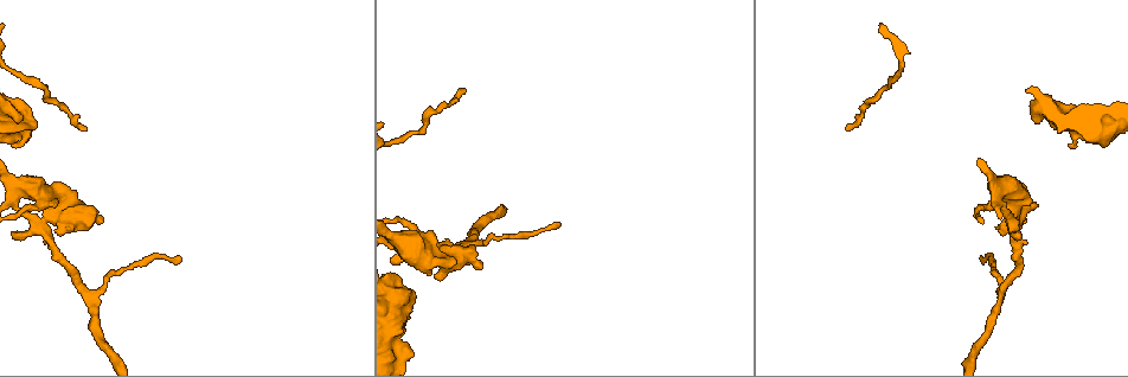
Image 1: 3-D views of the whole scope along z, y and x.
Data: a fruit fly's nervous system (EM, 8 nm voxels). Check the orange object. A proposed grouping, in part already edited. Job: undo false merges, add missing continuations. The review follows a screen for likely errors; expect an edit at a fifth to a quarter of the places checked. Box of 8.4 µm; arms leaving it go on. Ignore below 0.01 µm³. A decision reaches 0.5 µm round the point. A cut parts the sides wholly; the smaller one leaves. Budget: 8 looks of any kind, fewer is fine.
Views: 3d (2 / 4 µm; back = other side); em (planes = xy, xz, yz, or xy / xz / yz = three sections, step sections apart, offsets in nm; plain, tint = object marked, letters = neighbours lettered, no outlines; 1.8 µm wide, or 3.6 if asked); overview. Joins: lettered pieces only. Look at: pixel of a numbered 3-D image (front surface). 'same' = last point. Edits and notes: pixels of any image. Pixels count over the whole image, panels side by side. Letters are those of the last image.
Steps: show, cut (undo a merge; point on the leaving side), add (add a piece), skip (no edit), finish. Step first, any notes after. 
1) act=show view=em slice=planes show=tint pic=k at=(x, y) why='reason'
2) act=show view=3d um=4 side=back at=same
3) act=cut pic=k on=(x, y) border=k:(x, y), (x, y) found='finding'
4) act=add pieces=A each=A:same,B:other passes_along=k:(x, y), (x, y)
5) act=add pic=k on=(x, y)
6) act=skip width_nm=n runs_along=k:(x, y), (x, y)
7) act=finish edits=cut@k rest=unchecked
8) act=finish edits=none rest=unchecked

act=show view=em slice=planes show=letters pic=1 at=(413, 296) why='stops while still wide'

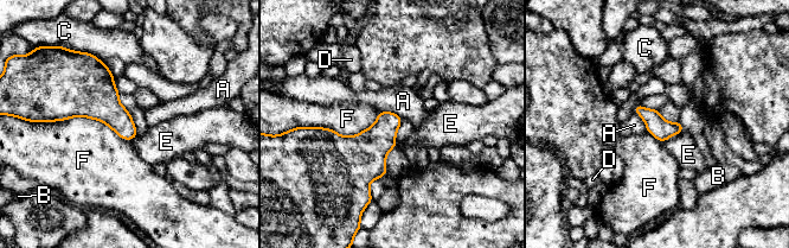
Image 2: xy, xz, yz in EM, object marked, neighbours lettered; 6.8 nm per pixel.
act=skip longest_contact=F:600nm each=A:other,B:other,C:other,D:other,E:other,F:other found='no lettered piece goes on from it'

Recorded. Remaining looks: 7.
act=show view=3d um=4 pic=1 at=(86, 130) why='long arm stops here'

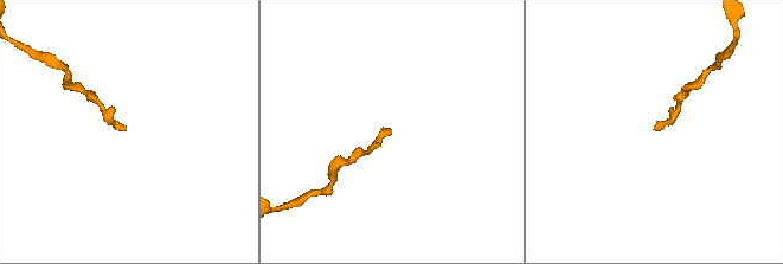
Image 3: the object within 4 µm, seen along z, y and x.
act=show view=em slice=planes show=letters pic=3 at=(389, 129) why='shape alone is not enough'

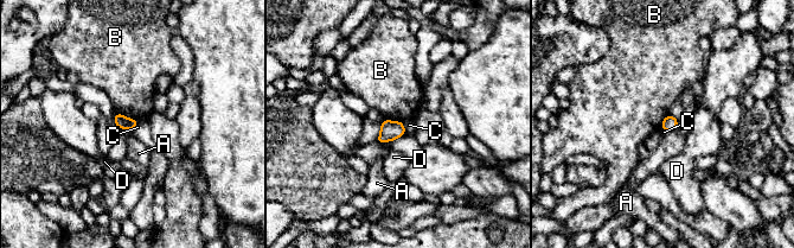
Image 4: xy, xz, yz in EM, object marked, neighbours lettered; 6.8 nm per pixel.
act=skip longest_contact=B:170nm each=A:other,B:other,C:other,D:other found='none of them fits'

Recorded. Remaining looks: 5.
act=show view=em slice=planes show=letters pic=1 at=(427, 253) why='looks like a crossing'

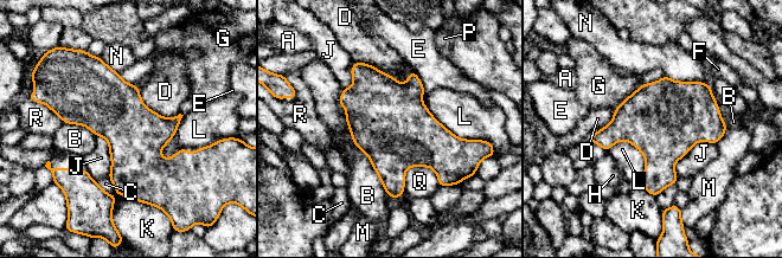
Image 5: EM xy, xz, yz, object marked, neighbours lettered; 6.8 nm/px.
act=skip each=A:other,B:other,C:other,D:other,E:other,F:other,G:other,H:other,J:other,K:other,L:other,M:other,N:other,P:other,Q:other,R:other border=5:(715, 142), (698, 141), (674, 173) found='continuous, no second neuron'

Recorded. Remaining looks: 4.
act=finish edits=none rest=unchecked

